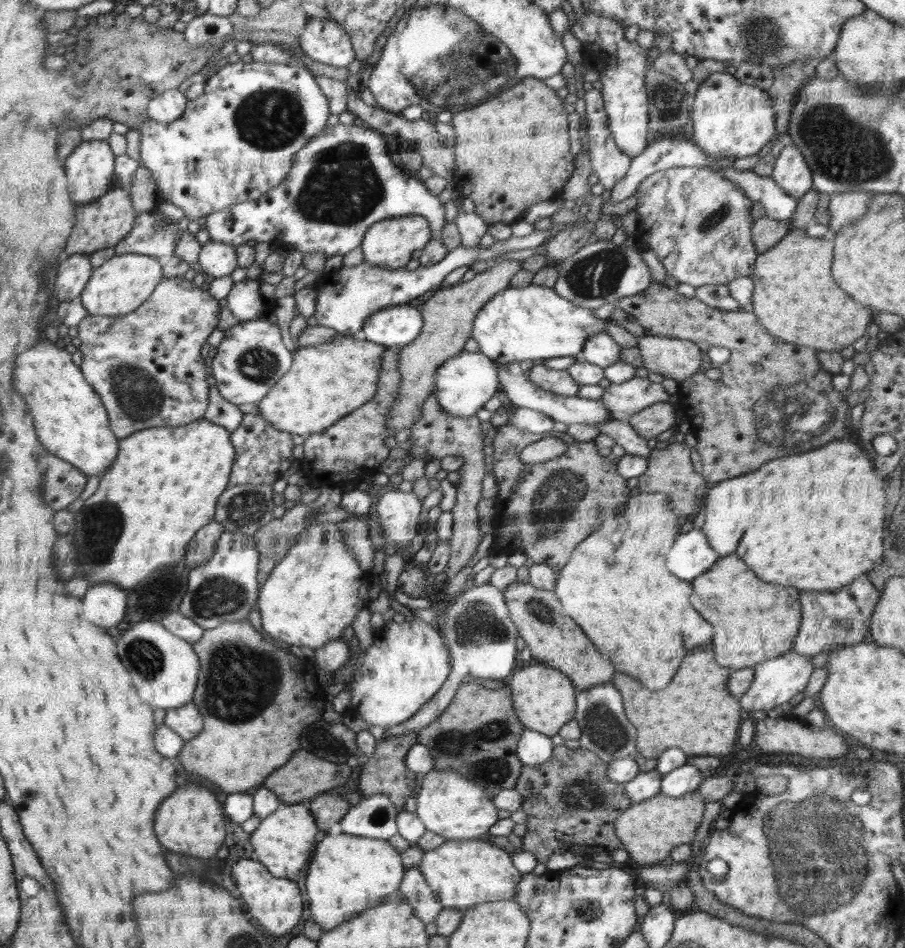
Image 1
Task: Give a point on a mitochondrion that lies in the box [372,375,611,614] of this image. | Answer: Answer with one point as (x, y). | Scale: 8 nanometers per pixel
(554, 501)

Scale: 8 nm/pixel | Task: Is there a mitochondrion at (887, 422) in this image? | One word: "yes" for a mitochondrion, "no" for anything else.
no

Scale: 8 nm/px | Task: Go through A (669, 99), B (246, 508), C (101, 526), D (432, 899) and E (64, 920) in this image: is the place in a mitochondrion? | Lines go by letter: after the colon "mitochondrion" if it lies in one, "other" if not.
A: mitochondrion
B: mitochondrion
C: mitochondrion
D: other
E: other

